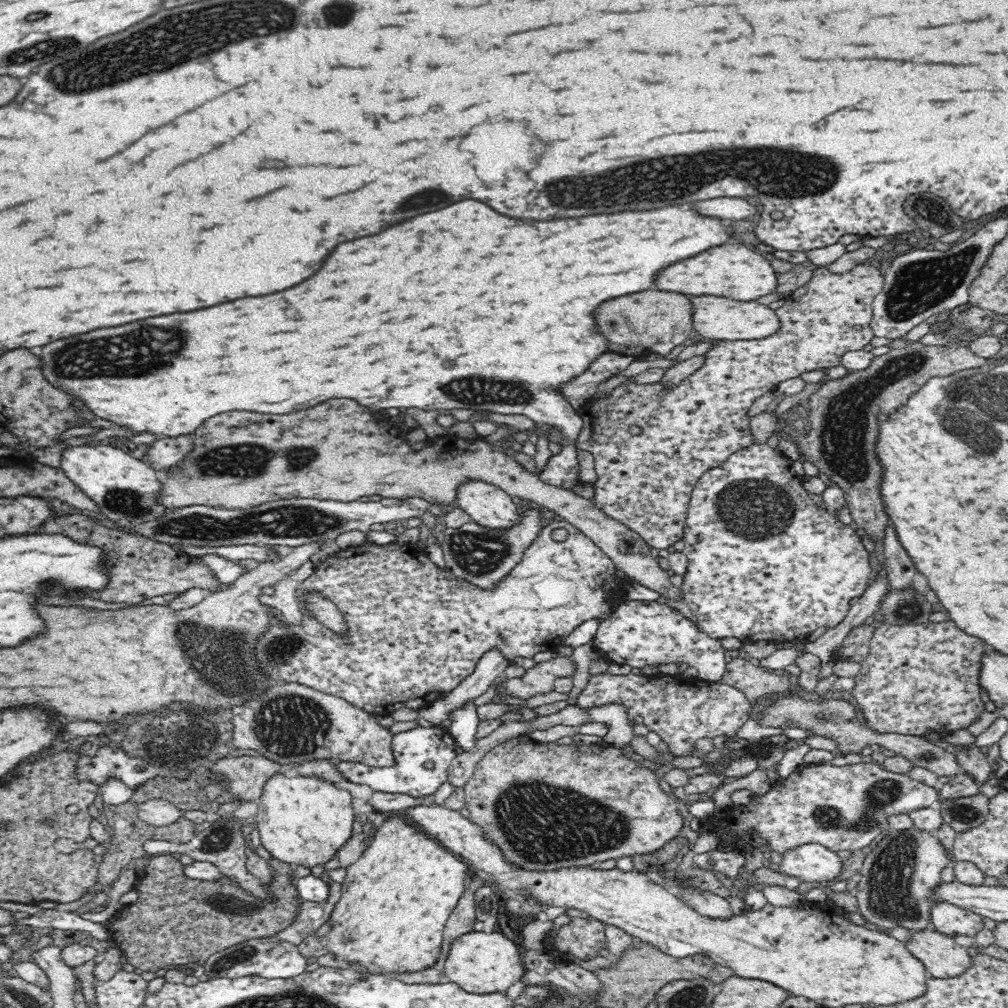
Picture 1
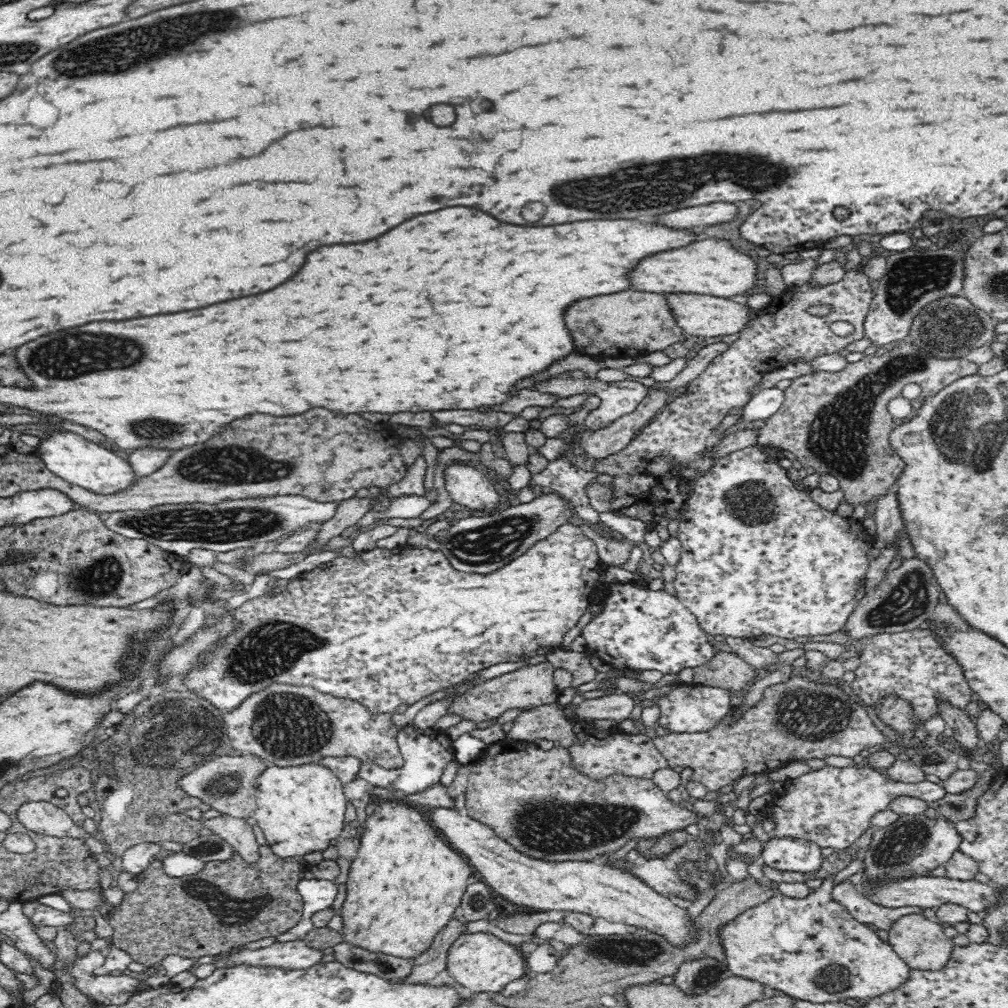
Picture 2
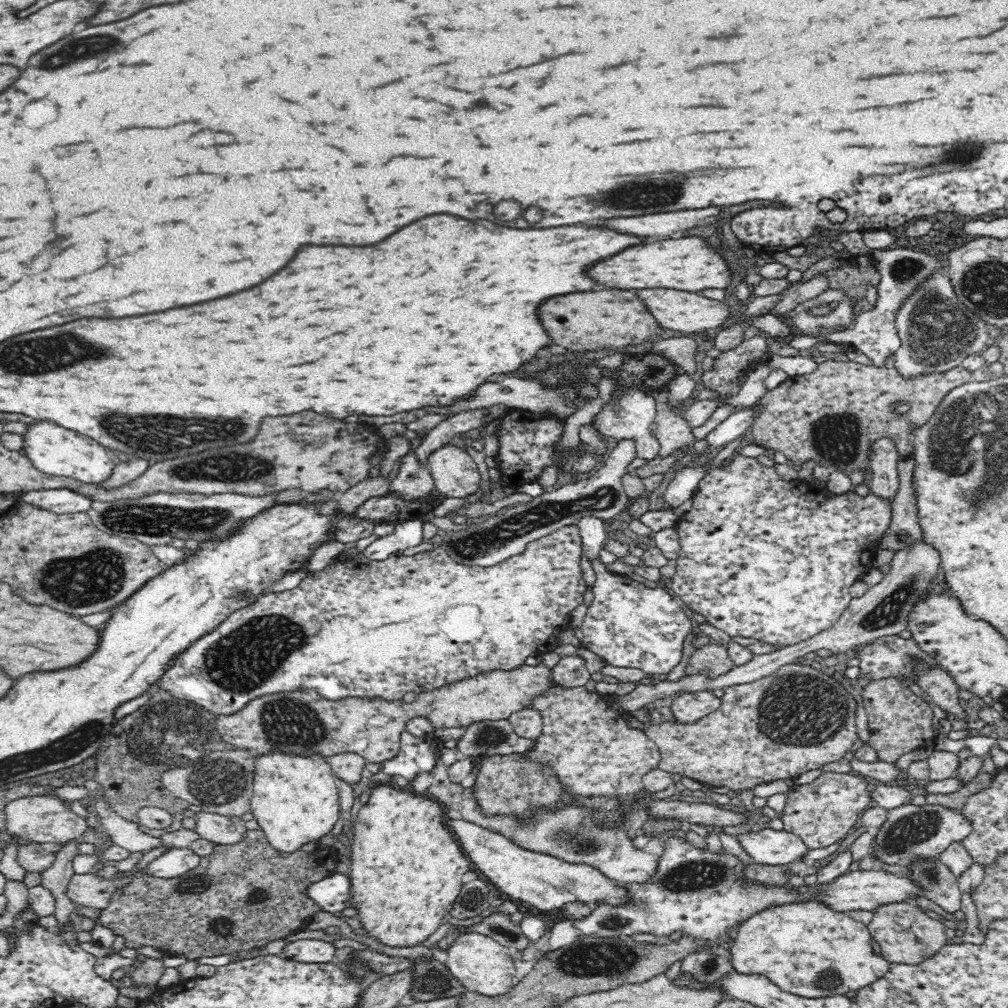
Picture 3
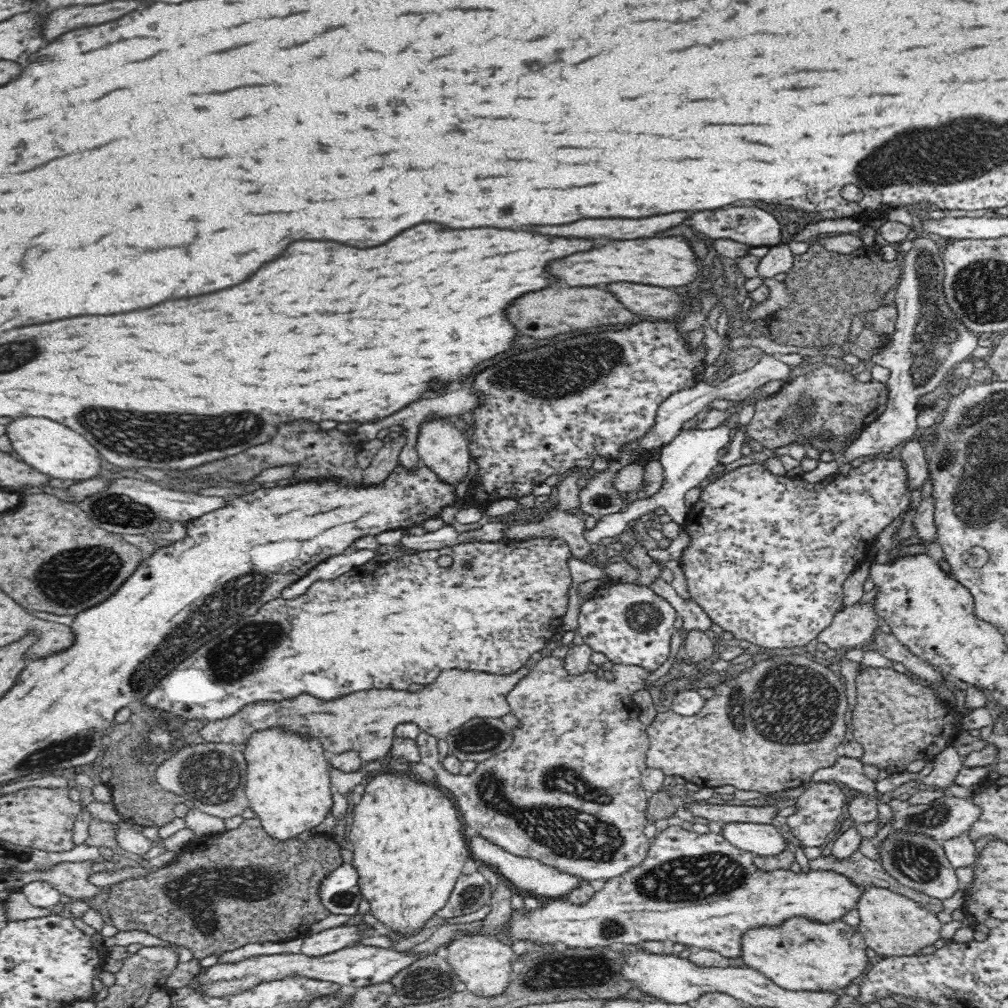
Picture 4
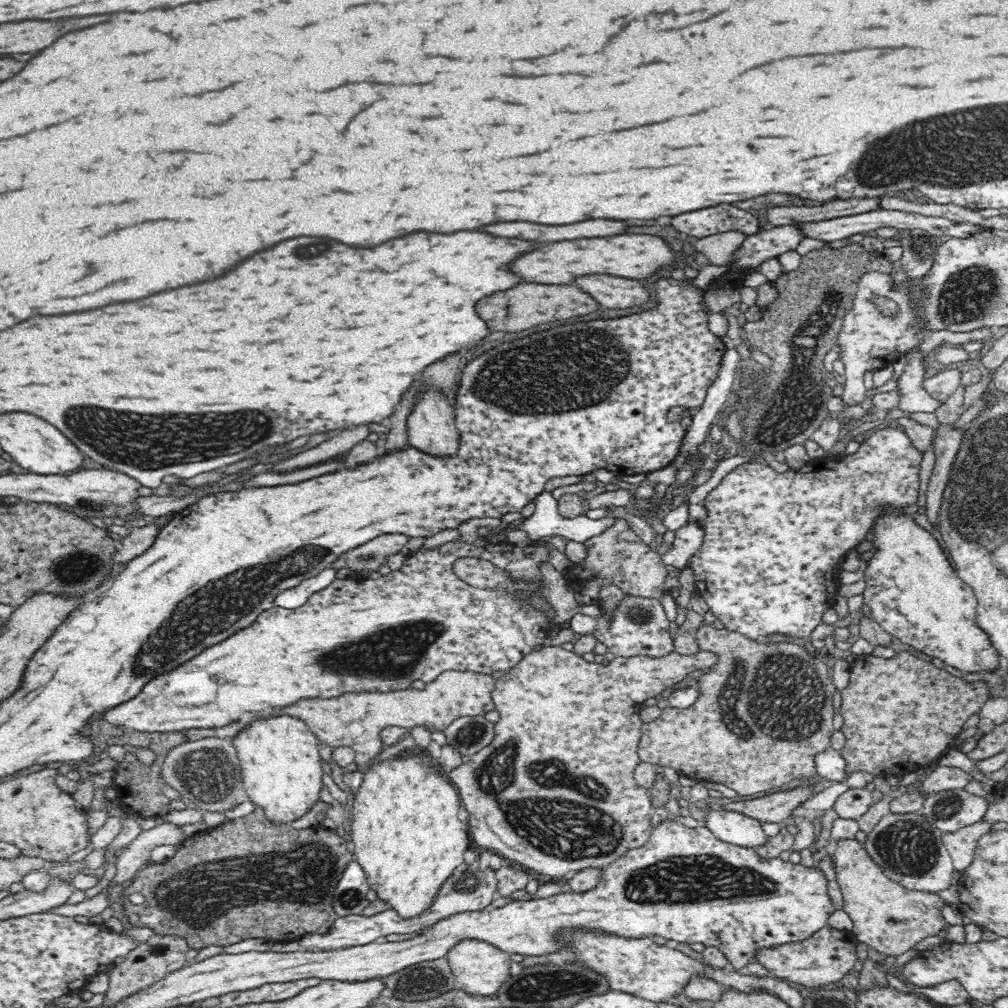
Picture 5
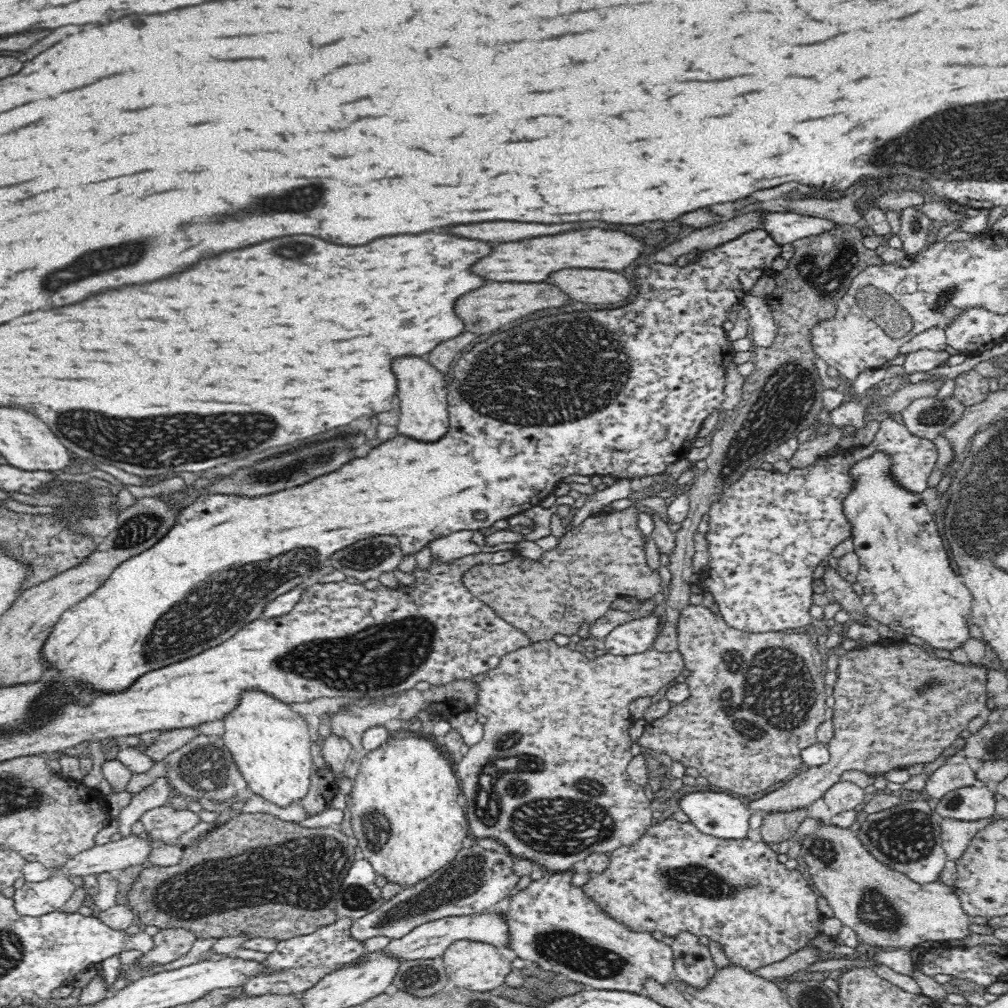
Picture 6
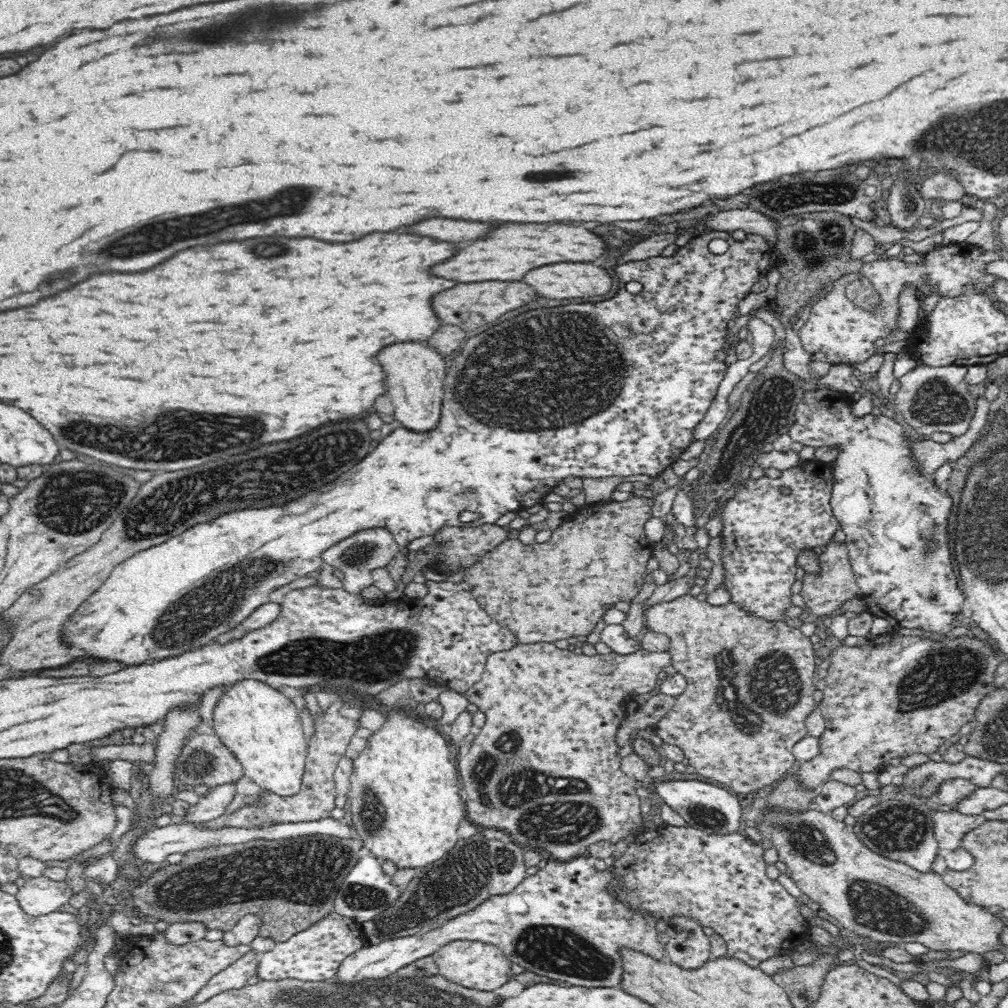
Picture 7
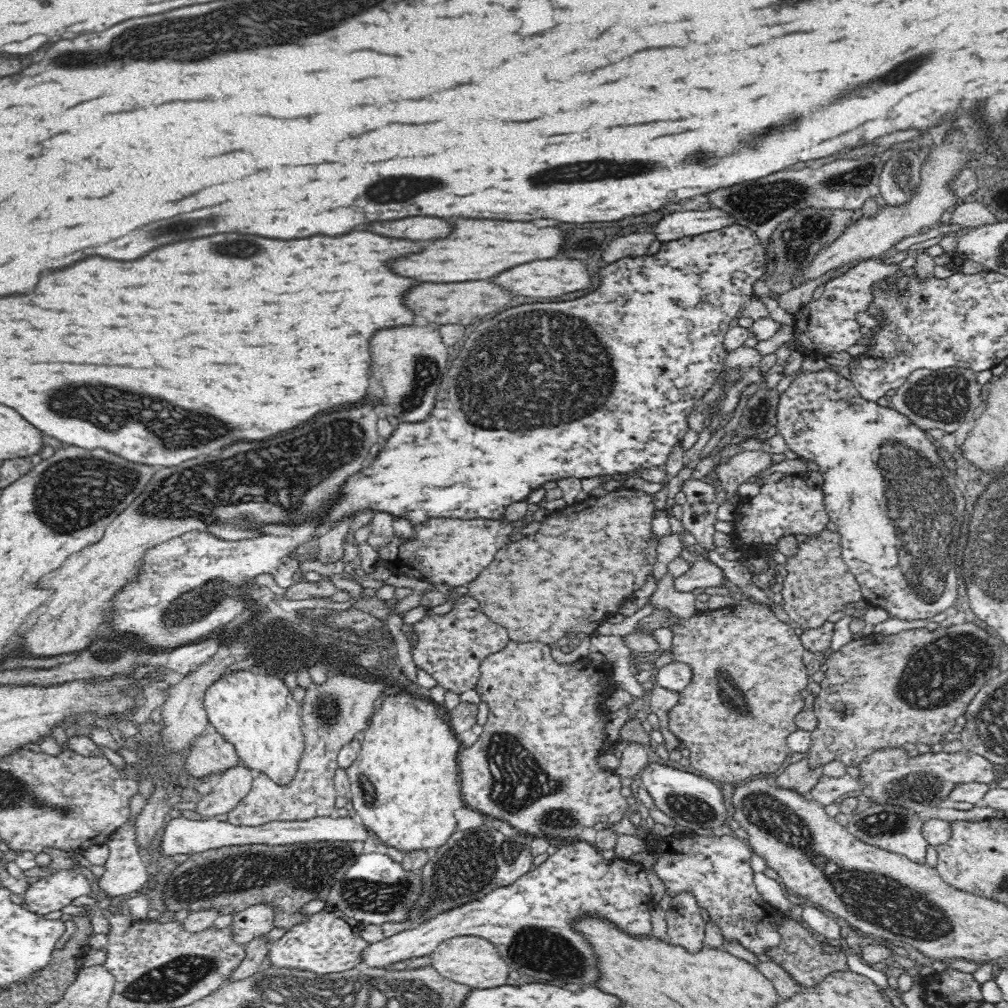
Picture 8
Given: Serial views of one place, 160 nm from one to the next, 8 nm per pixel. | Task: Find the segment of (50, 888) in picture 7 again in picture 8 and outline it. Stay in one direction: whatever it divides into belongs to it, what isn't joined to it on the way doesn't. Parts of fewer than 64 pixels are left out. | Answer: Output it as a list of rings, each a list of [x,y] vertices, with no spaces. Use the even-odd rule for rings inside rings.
[[[77,869],[52,871],[47,877],[42,877],[37,882],[30,883],[23,894],[24,906],[39,915],[56,912],[71,904],[79,896],[91,896],[96,894],[96,883],[88,881],[88,878]]]

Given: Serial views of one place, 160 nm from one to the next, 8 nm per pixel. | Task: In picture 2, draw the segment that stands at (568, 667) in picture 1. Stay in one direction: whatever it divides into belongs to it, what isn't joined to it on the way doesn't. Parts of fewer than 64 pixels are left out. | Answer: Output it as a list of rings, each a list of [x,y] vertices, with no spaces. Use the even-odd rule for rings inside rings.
[[[547,661],[544,664],[529,665],[478,683],[476,686],[462,690],[462,695],[454,695],[452,702],[446,708],[446,715],[458,715],[462,721],[482,722],[486,725],[496,721],[511,708],[532,709],[540,705],[556,703],[560,690],[557,689],[553,680],[554,670],[554,666]]]

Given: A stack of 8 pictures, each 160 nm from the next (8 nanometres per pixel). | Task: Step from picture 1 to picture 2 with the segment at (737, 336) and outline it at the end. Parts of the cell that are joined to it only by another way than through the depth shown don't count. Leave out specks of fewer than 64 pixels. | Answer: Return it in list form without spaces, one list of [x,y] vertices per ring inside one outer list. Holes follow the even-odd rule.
[[[688,292],[664,293],[664,296],[669,303],[668,307],[672,311],[676,325],[682,329],[682,332],[697,336],[701,340],[710,336],[726,336],[726,334],[741,332],[742,328],[751,321],[748,317],[747,306],[737,304],[729,298]]]

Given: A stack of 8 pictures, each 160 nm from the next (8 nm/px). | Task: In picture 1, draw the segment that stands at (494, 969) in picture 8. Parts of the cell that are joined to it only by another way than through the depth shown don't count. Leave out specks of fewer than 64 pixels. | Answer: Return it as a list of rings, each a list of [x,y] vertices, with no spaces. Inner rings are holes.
[[[470,932],[452,942],[442,970],[462,990],[472,994],[504,993],[528,971],[522,950],[513,941],[498,932]]]

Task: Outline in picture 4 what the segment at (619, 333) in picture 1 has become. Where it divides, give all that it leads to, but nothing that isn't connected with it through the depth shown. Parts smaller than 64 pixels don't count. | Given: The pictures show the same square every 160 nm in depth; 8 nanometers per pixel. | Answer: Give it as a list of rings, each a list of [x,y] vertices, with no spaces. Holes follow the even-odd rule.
[[[582,286],[582,288],[546,288],[546,290],[536,290],[526,296],[522,296],[514,306],[508,306],[506,318],[516,326],[526,336],[534,338],[552,338],[564,332],[596,332],[596,328],[610,328],[616,326],[626,326],[634,324],[642,319],[626,309],[610,291],[606,291],[598,286]]]

